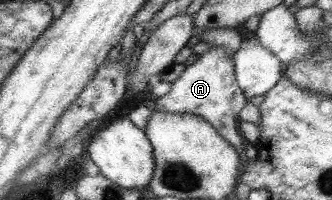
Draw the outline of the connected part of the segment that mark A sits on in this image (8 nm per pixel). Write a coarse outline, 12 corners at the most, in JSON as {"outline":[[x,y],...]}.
{"outline":[[223,46],[193,56],[152,103],[209,122],[239,155],[239,113],[234,52]]}

